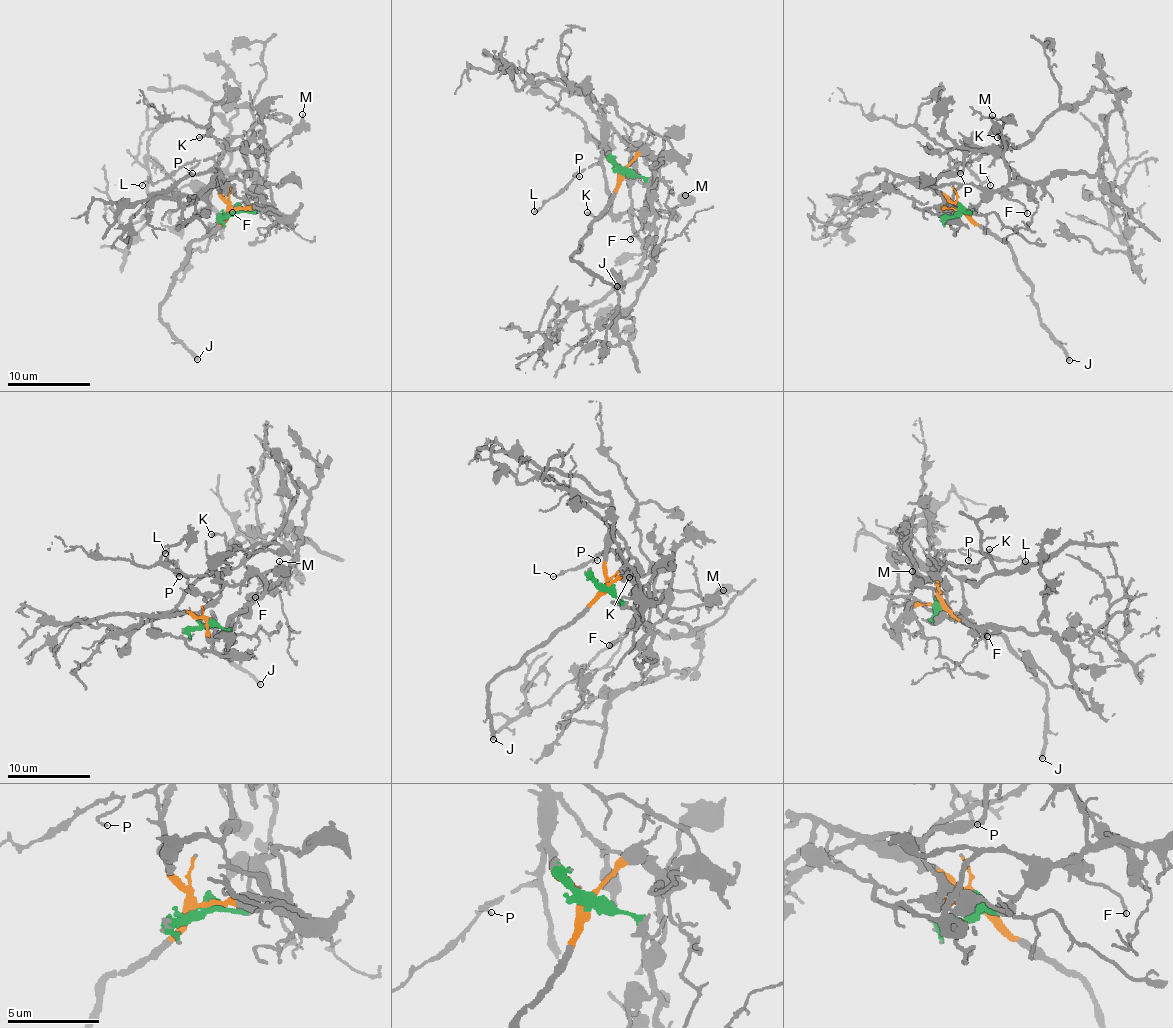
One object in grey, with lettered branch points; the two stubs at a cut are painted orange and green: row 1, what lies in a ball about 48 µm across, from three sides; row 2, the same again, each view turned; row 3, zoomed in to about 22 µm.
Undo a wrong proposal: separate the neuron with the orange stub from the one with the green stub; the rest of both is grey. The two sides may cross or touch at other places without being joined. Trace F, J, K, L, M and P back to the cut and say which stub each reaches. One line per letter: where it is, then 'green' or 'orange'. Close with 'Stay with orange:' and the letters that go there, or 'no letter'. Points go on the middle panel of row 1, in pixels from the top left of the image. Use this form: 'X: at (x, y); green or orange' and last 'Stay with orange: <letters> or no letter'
F: at (630, 239); green
J: at (617, 286); orange
K: at (587, 212); orange
L: at (534, 211); orange
M: at (685, 195); green
P: at (579, 176); orange
Stay with orange: J, K, L, P

